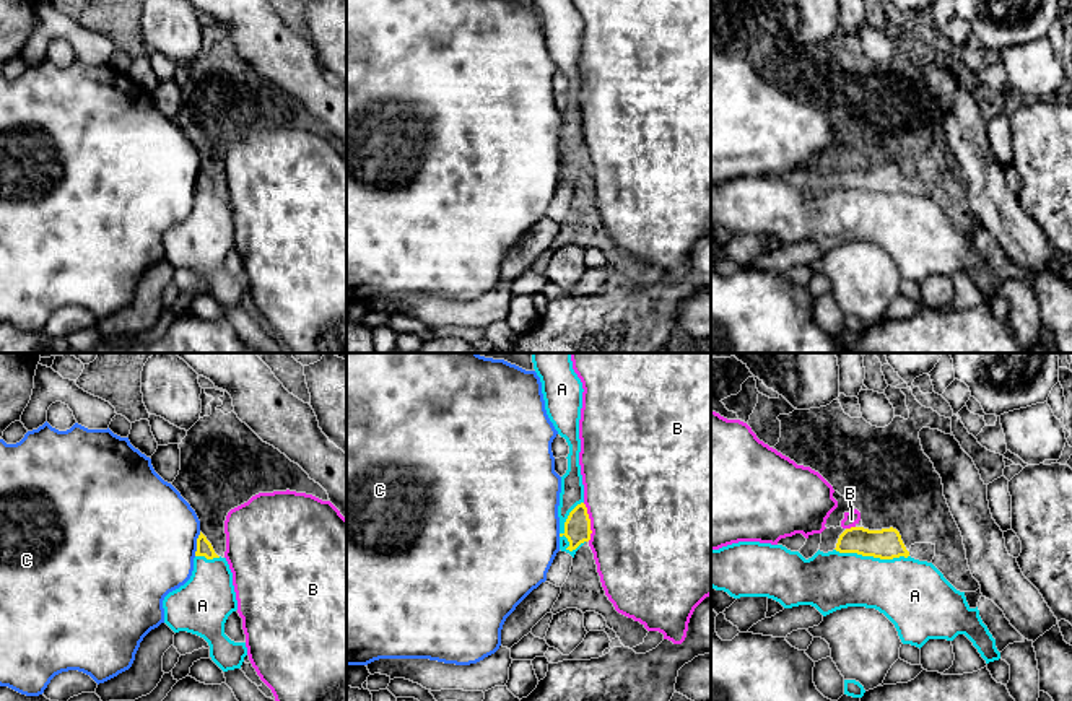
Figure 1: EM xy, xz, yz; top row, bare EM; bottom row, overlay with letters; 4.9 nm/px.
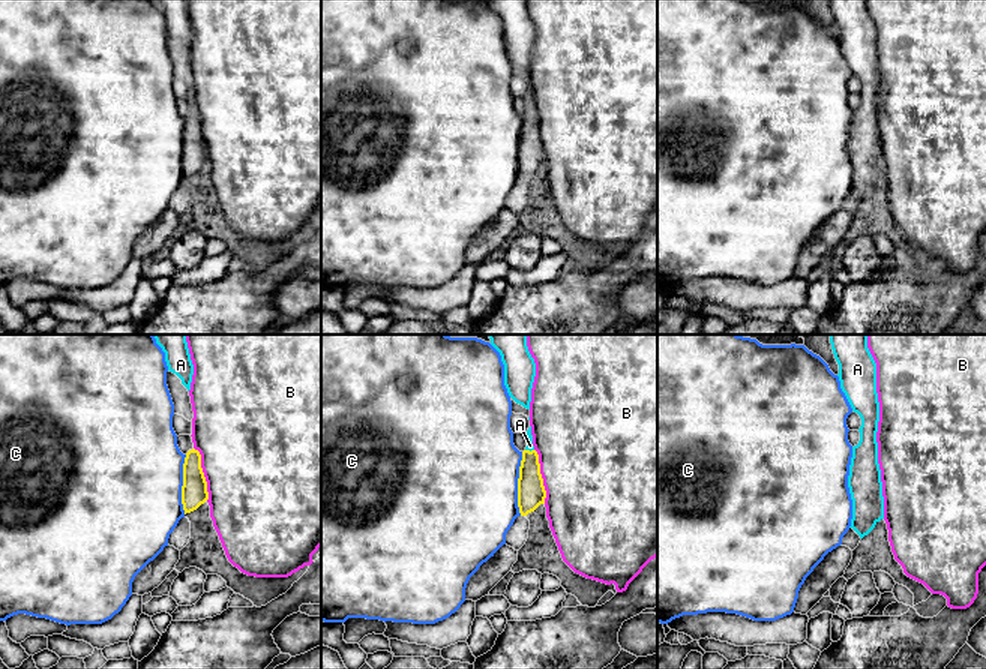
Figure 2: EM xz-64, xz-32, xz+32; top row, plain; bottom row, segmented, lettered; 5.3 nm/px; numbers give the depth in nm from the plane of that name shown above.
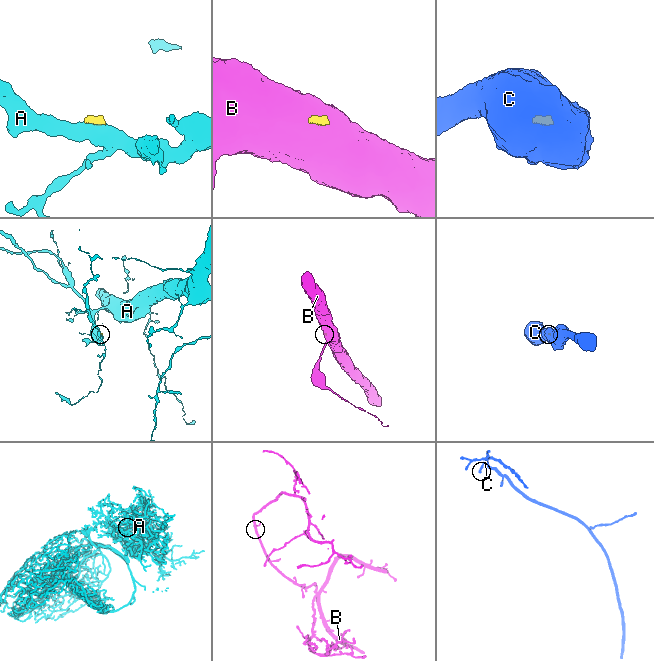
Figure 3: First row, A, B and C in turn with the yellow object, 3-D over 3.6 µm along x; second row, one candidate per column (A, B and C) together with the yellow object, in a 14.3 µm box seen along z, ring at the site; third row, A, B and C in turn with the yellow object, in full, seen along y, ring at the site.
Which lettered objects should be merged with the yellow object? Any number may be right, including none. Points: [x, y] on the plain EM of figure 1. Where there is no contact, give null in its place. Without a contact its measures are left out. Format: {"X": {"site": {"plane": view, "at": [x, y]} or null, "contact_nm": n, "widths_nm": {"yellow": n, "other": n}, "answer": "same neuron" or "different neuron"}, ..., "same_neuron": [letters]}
{"A": {"site": {"plane": "xz", "at": [565, 161]}, "contact_nm": 260, "widths_nm": {"yellow": 130, "other": 120}, "answer": "same neuron"}, "B": {"site": {"plane": "xz", "at": [589, 158]}, "contact_nm": 190, "widths_nm": {"yellow": 130, "other": 500}, "answer": "different neuron"}, "C": {"site": {"plane": "xy", "at": [197, 179]}, "contact_nm": 120, "widths_nm": {"yellow": 80, "other": 500}, "answer": "different neuron"}, "same_neuron": ["A"]}

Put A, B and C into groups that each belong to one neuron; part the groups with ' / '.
A / B / C

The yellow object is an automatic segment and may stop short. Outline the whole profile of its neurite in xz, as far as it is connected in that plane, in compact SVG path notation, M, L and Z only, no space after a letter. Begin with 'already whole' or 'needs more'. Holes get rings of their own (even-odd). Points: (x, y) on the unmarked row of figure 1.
needs more; M534 0L534 5L542 18L547 50L569 81L568 106L561 112L558 153L560 185L574 194L592 169L579 101L579 55L584 24L573 0Z

